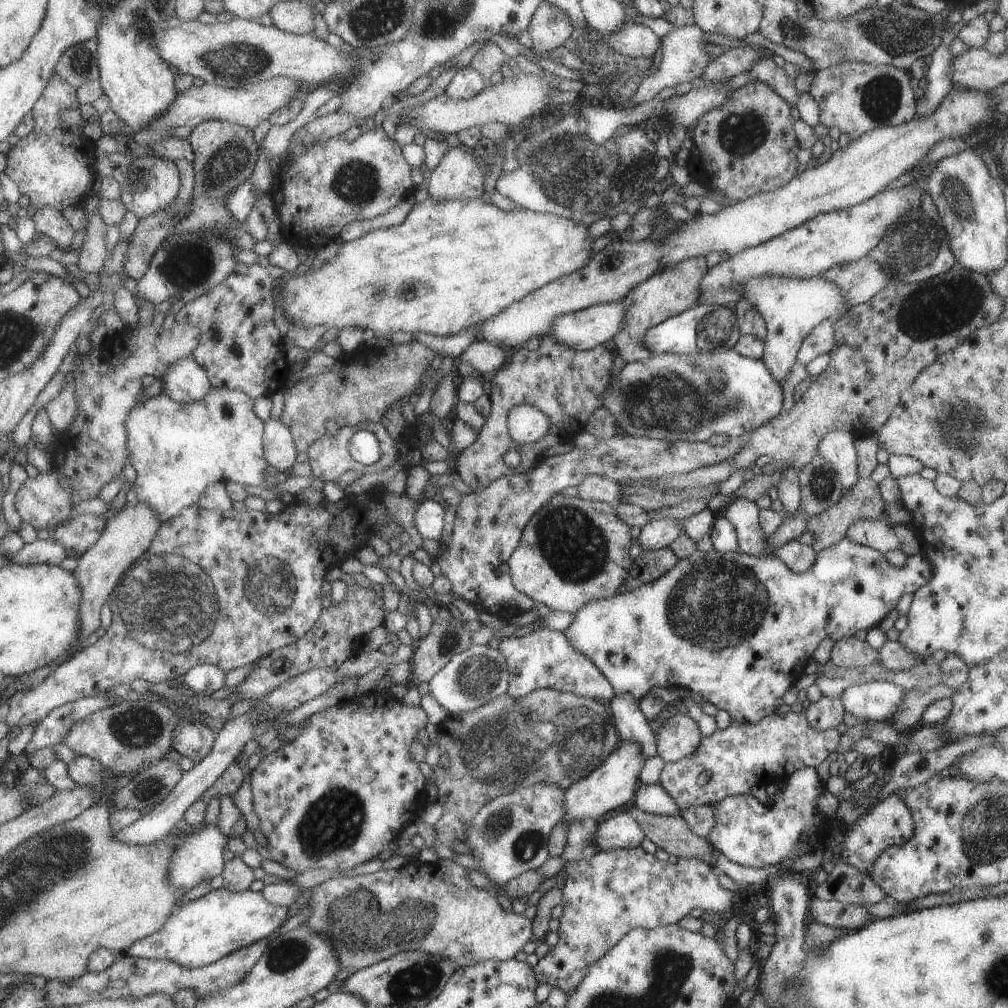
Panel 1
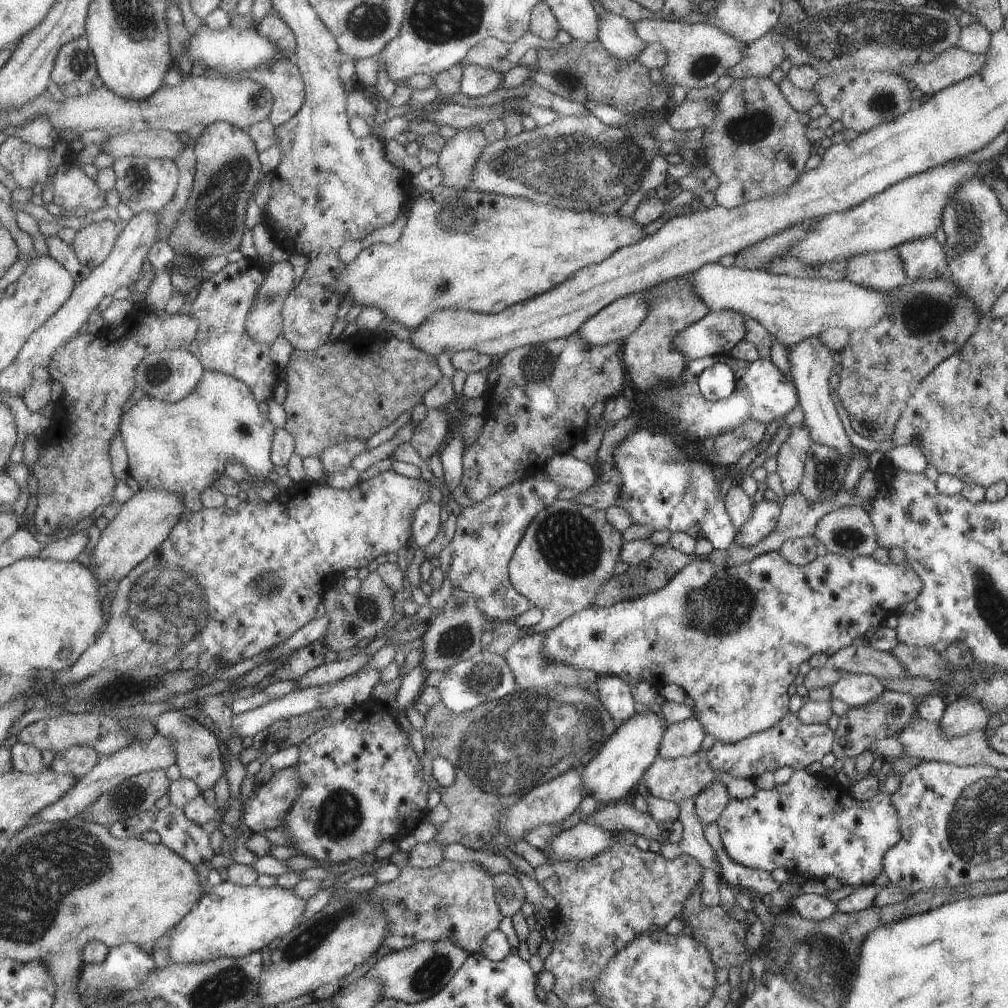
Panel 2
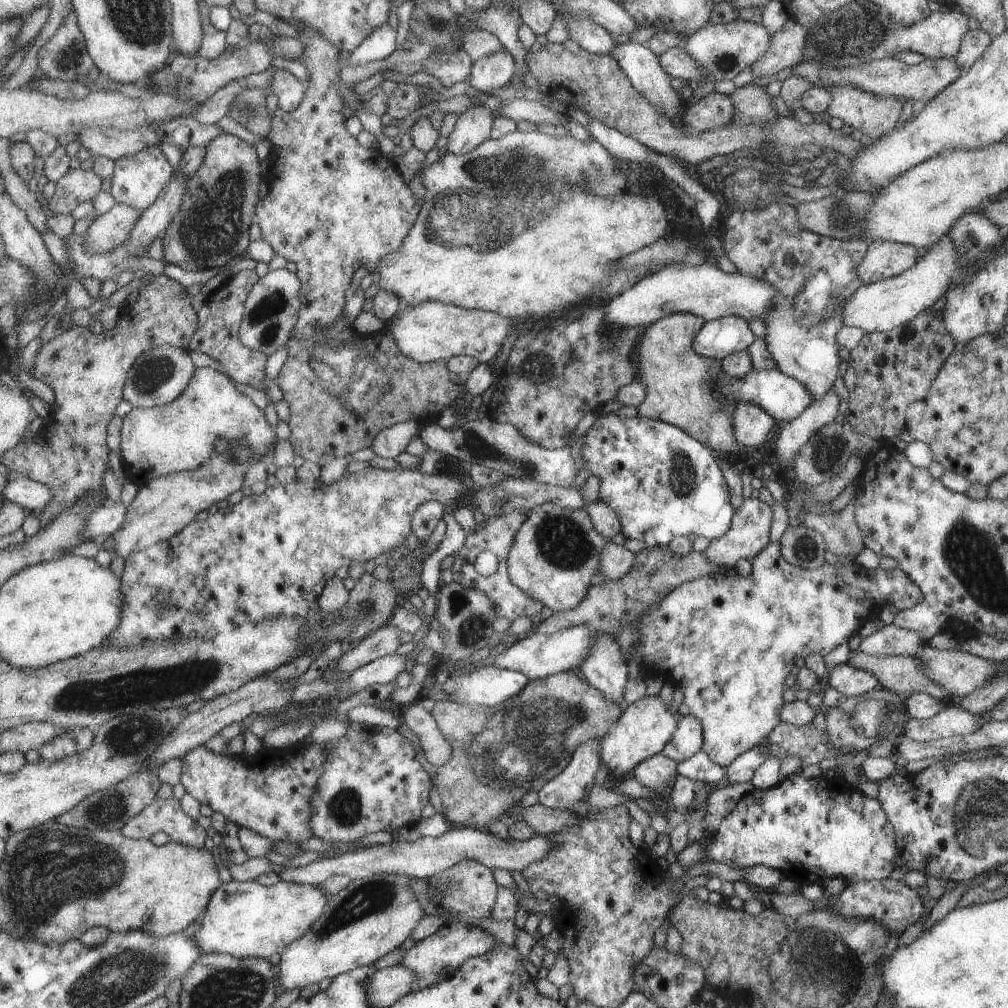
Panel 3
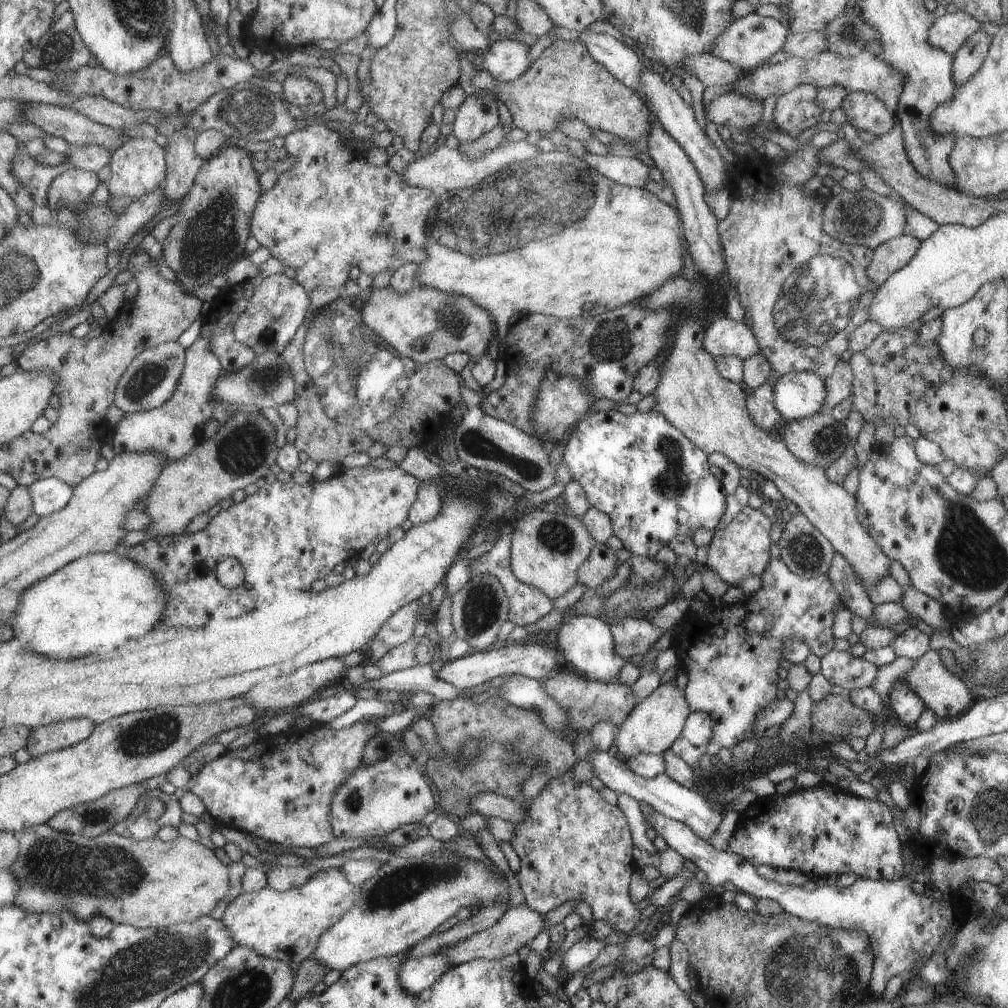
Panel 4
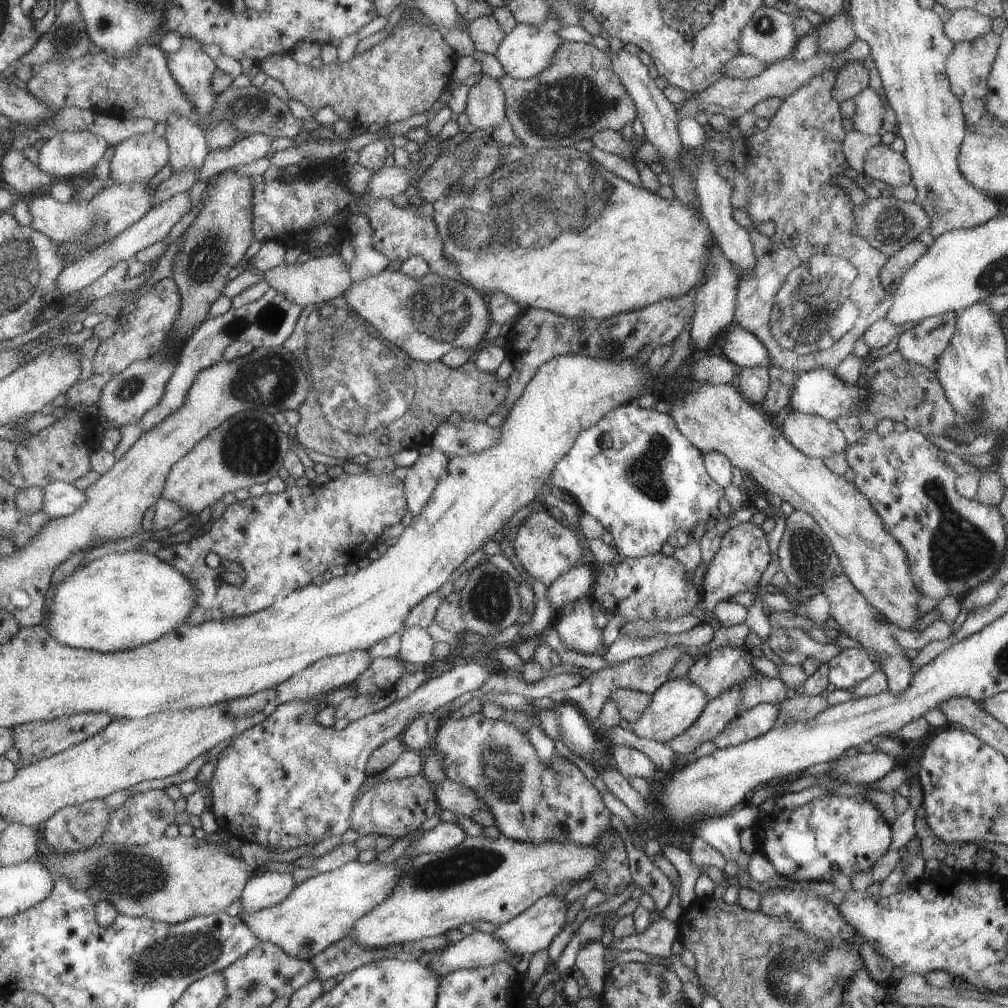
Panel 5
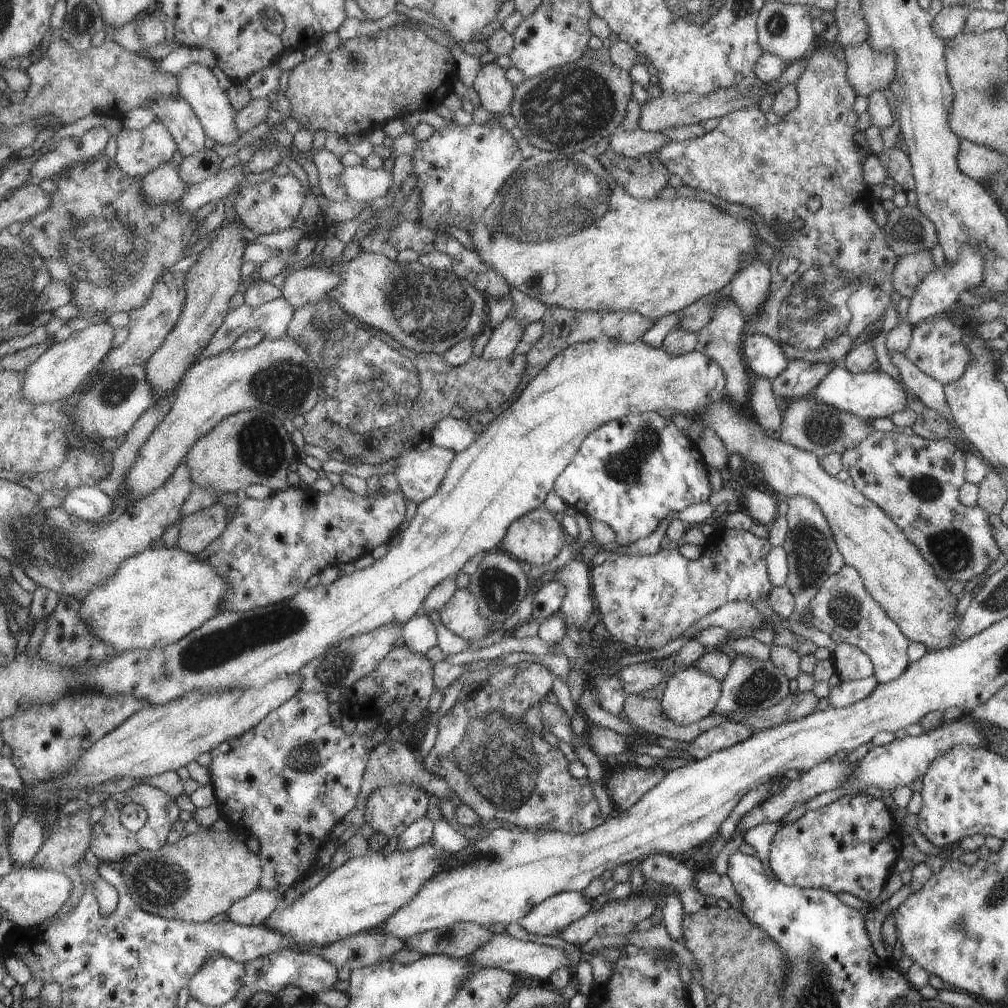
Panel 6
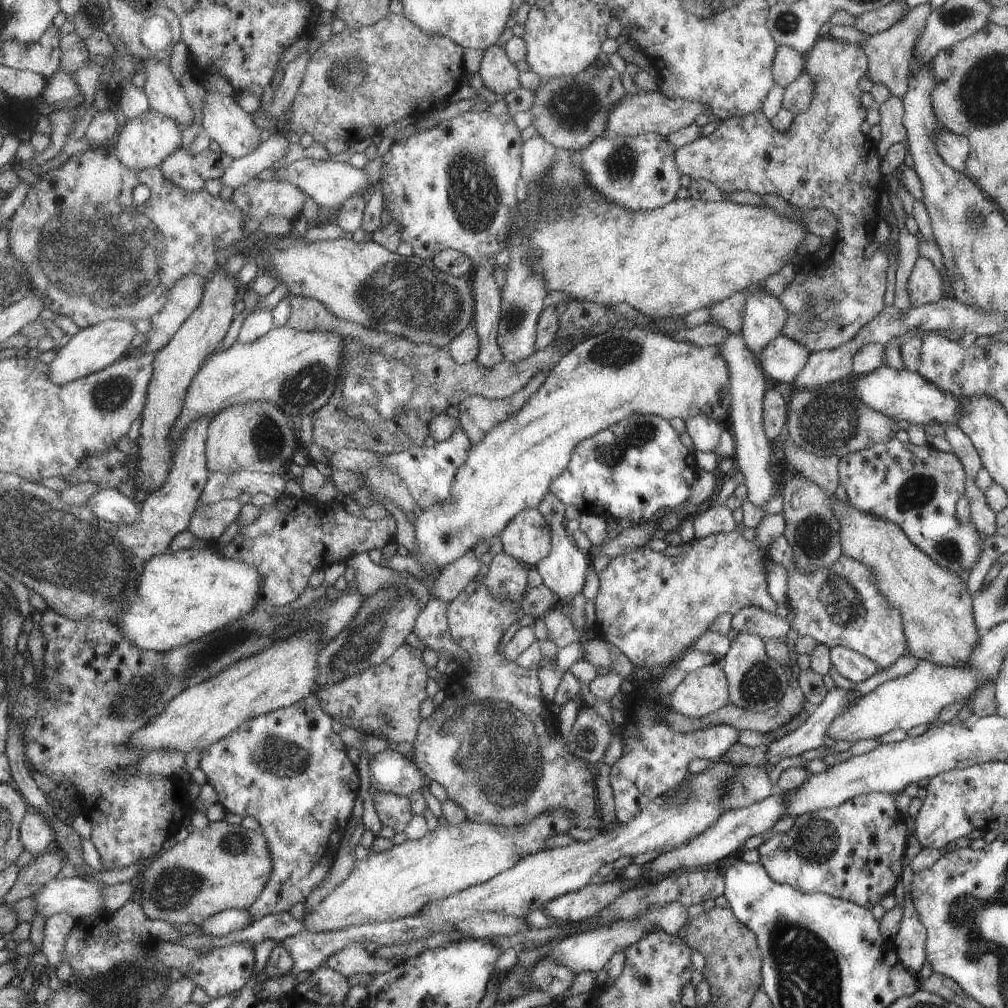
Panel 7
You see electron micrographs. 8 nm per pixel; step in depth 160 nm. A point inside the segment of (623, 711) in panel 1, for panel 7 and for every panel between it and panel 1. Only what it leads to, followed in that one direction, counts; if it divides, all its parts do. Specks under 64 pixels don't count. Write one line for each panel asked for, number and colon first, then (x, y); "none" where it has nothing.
2: (615, 695)
3: (604, 668)
4: (586, 642)
5: (575, 628)
6: (577, 603)
7: (562, 570)

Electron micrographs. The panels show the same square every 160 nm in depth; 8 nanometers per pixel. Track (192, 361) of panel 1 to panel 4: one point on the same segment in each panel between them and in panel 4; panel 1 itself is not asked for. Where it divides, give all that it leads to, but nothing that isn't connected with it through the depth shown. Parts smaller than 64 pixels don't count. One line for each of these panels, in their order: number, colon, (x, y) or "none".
2: (171, 375)
3: (159, 376)
4: (150, 381)

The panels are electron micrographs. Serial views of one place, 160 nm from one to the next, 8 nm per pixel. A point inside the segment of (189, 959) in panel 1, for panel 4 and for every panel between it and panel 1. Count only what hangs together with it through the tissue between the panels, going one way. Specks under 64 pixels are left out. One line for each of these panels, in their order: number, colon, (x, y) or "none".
2: (231, 920)
3: (244, 919)
4: (286, 926)

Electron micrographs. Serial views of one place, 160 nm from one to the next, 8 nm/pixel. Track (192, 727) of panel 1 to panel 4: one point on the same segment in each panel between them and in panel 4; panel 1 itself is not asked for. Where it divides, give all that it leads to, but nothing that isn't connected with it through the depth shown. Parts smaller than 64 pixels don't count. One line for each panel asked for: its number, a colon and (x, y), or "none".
2: (199, 758)
3: (270, 792)
4: (280, 787)

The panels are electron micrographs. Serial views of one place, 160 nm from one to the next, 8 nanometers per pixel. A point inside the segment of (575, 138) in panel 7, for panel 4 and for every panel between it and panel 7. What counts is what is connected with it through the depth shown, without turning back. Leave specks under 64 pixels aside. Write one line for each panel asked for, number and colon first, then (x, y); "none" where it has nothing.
4: (565, 82)
5: (578, 94)
6: (567, 109)

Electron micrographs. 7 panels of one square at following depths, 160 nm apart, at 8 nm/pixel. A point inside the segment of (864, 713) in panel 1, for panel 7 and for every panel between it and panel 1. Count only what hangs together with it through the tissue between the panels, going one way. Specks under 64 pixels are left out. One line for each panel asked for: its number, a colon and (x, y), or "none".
2: (855, 690)
3: (849, 681)
4: (840, 668)
5: (849, 666)
6: (850, 663)
7: (855, 667)

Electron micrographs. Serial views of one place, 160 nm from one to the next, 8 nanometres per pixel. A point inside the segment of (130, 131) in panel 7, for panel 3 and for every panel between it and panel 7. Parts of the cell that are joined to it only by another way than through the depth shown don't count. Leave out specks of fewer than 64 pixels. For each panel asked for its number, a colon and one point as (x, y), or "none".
3: (139, 179)
4: (139, 166)
5: (139, 158)
6: (139, 152)

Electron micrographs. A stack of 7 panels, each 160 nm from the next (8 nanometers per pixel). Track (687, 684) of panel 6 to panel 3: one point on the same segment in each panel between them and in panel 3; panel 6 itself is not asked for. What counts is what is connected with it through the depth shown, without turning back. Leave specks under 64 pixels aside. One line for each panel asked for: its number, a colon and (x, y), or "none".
3: (645, 725)
4: (657, 720)
5: (678, 702)

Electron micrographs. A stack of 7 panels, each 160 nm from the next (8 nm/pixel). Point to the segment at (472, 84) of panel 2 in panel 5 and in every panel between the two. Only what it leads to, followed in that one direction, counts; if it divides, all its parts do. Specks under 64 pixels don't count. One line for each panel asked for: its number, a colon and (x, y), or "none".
3: (495, 70)
4: (506, 59)
5: (526, 50)

